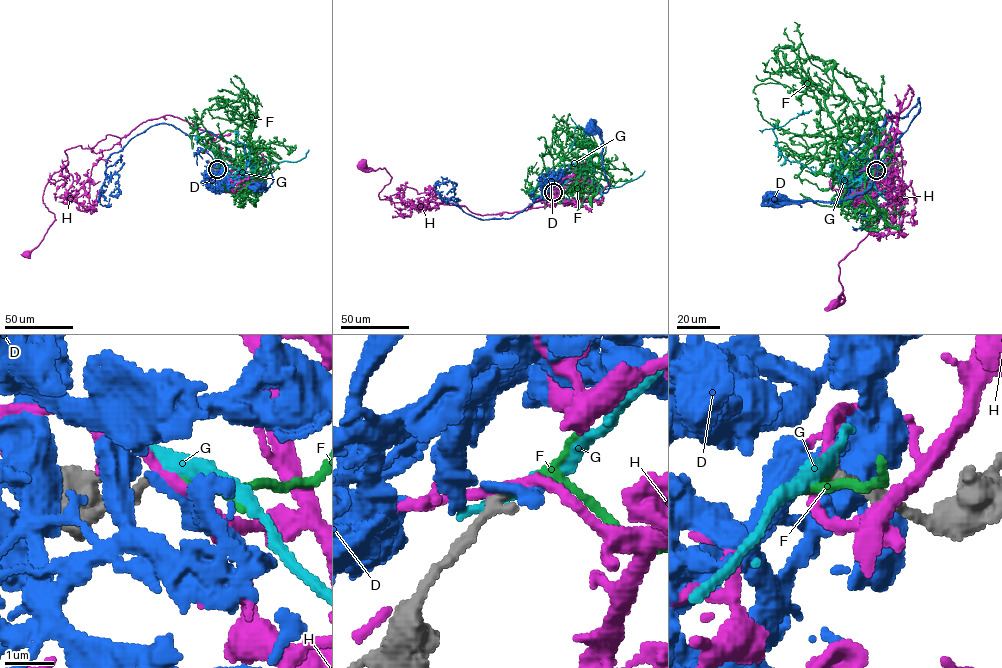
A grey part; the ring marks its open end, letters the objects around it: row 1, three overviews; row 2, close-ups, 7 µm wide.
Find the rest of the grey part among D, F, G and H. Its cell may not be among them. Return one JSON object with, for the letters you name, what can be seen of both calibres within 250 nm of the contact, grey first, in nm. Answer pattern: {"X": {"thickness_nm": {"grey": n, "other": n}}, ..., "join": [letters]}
{"F": {"thickness_nm": {"grey": 200, "other": 160}}, "join": ["F"]}

